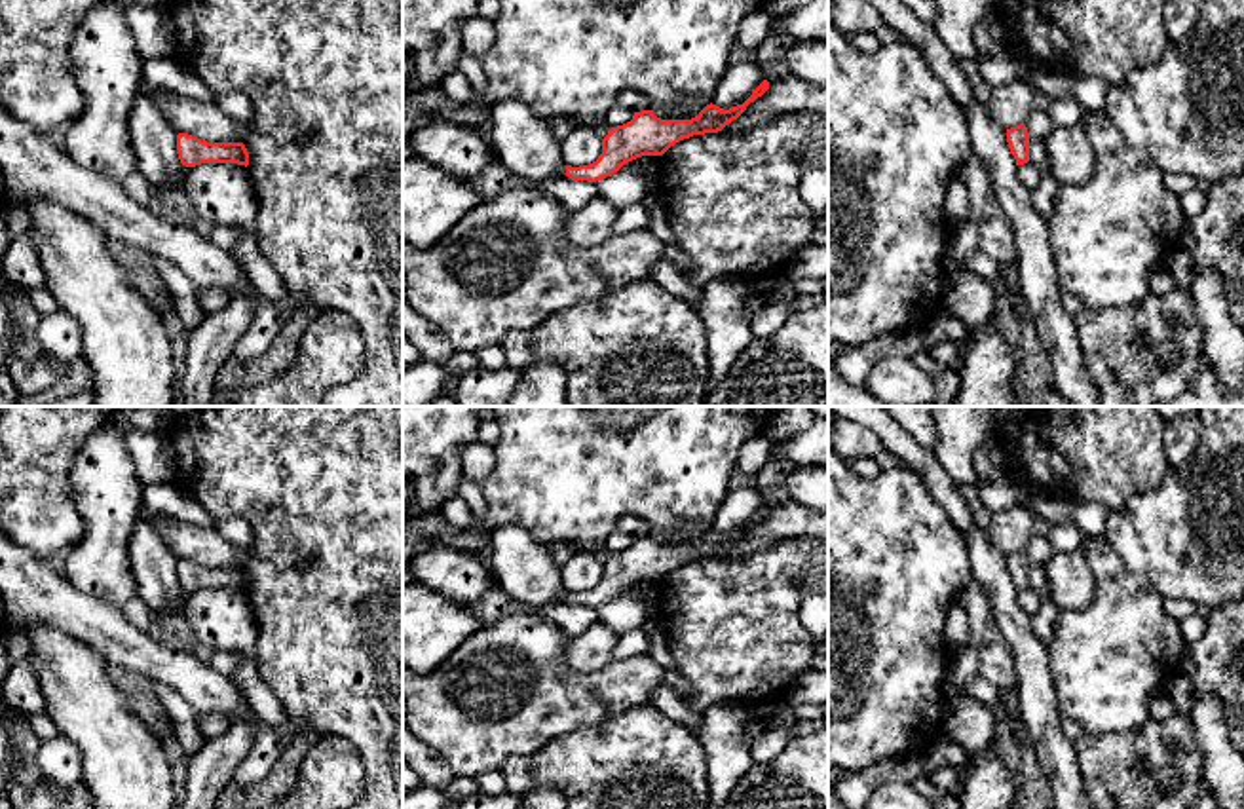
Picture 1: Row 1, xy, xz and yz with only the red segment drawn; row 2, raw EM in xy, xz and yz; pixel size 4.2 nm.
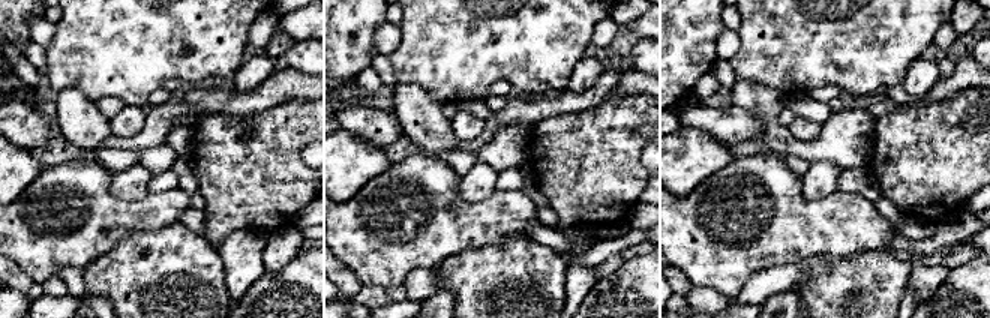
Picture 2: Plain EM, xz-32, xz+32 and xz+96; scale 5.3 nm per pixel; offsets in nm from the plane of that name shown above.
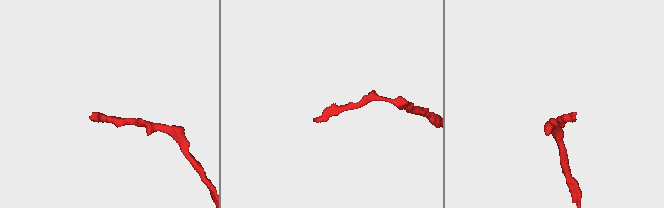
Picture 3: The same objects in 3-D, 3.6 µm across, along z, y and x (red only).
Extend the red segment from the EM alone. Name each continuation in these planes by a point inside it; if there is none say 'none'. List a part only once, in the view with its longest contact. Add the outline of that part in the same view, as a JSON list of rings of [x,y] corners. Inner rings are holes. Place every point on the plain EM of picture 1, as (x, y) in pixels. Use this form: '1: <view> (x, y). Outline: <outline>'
none

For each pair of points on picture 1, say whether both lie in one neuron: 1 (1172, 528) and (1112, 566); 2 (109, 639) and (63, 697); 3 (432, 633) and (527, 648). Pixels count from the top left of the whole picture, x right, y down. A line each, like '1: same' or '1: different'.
1: different
2: different
3: different

